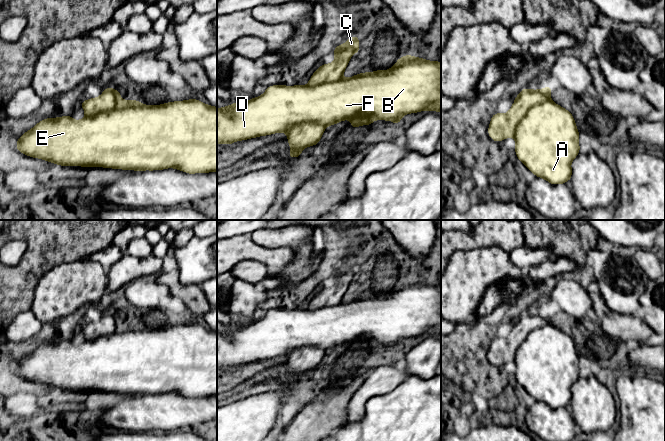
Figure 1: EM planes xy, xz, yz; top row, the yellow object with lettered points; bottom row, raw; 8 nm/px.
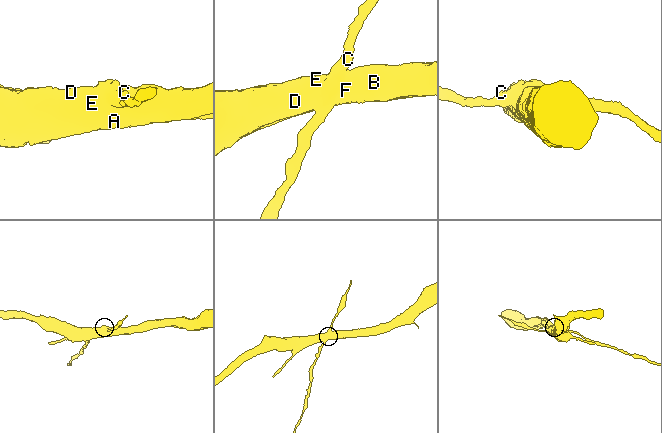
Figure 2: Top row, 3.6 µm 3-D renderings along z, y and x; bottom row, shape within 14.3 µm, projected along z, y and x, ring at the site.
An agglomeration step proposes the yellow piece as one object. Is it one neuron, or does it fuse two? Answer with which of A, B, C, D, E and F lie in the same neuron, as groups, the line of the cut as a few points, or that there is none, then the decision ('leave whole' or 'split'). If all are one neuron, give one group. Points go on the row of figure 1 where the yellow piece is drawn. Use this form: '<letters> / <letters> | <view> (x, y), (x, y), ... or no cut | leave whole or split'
A B D E F / C | yz (550, 99), (534, 104), (518, 123), (513, 136) | split

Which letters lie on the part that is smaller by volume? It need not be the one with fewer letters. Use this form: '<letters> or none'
C

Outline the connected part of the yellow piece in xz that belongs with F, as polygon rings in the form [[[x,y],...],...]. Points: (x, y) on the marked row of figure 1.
[[[404,55],[388,70],[363,72],[335,82],[309,85],[271,85],[265,92],[249,101],[234,102],[229,106],[217,108],[217,144],[231,145],[237,141],[248,140],[276,133],[287,133],[292,127],[301,123],[317,123],[325,127],[344,120],[351,121],[356,129],[362,125],[369,126],[375,120],[392,121],[395,126],[402,117],[426,110],[441,112],[441,62],[429,61],[413,55]]]

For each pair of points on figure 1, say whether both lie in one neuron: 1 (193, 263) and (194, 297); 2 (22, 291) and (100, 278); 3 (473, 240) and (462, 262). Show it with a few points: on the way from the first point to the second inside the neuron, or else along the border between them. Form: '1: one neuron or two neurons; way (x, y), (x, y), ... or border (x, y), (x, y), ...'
1: two neurons; border (177, 268), (179, 280), (182, 283), (198, 285)
2: two neurons; border (48, 269), (38, 282), (30, 309)
3: two neurons; border (492, 246), (456, 250), (451, 255)

